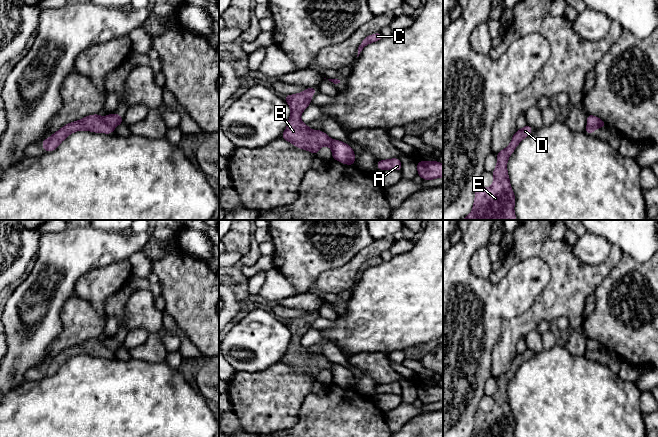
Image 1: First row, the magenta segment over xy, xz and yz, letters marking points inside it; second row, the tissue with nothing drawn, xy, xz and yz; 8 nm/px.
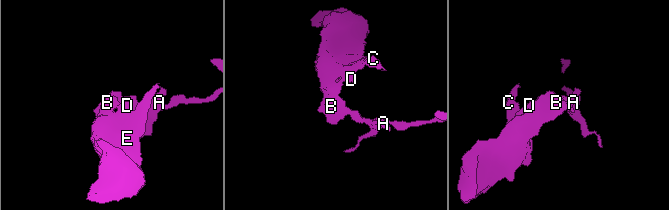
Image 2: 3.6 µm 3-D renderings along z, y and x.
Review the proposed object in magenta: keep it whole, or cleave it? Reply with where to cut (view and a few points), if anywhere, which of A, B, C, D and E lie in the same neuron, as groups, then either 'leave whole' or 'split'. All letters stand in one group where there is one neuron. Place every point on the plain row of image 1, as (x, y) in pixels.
cut in xy along (102, 342), (113, 353); A / B C D E; split

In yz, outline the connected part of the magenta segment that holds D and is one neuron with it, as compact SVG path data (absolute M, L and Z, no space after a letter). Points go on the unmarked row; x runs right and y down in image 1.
M526 349L516 354L511 367L498 376L497 389L493 394L493 408L489 412L477 411L473 433L470 437L515 437L515 417L513 416L507 395L507 385L518 368L532 357L532 350Z

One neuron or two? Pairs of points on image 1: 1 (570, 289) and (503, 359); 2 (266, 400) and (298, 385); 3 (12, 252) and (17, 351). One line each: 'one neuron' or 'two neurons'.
1: one neuron
2: one neuron
3: two neurons

